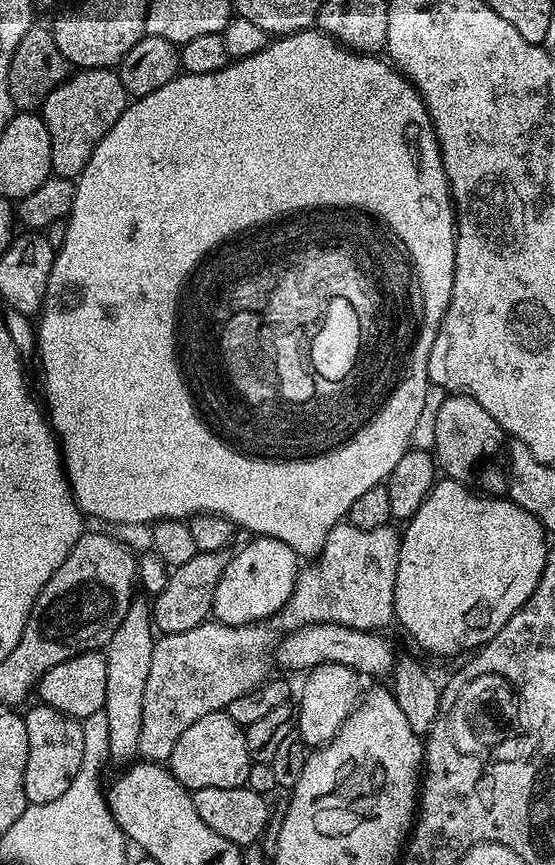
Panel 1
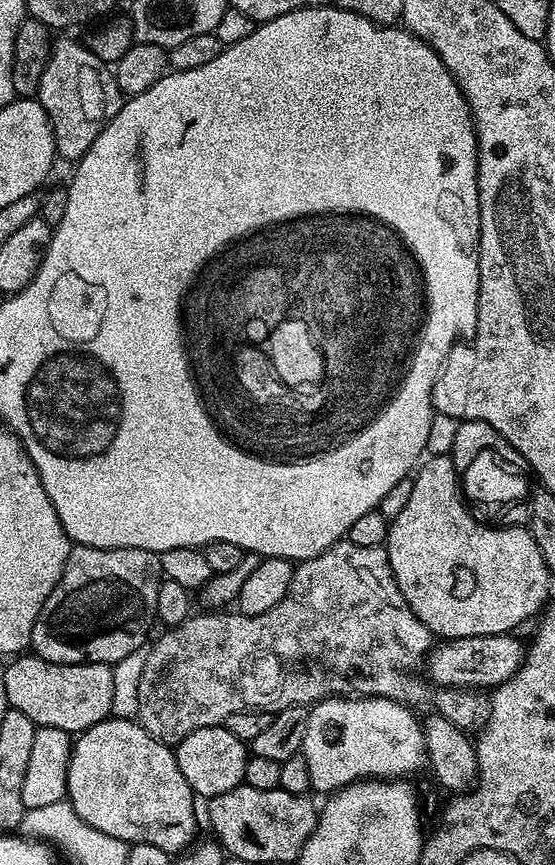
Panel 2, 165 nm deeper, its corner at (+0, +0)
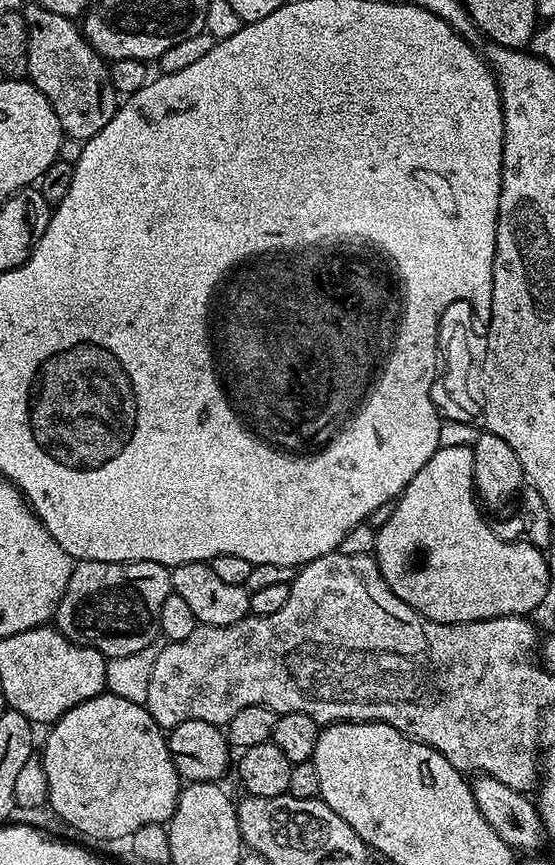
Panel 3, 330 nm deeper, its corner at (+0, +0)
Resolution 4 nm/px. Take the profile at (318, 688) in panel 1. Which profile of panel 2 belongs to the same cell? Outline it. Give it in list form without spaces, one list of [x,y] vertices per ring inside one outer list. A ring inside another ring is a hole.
[[[328,696],[308,708],[306,738],[302,754],[310,766],[310,782],[315,791],[331,794],[360,780],[394,780],[412,778],[428,763],[424,726],[411,707],[381,696]]]

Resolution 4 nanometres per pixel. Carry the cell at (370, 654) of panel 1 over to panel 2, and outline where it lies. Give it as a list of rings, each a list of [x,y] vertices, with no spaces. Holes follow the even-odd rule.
[[[482,634],[437,643],[426,657],[426,676],[436,688],[491,690],[510,679],[522,666],[525,645],[516,634]]]

